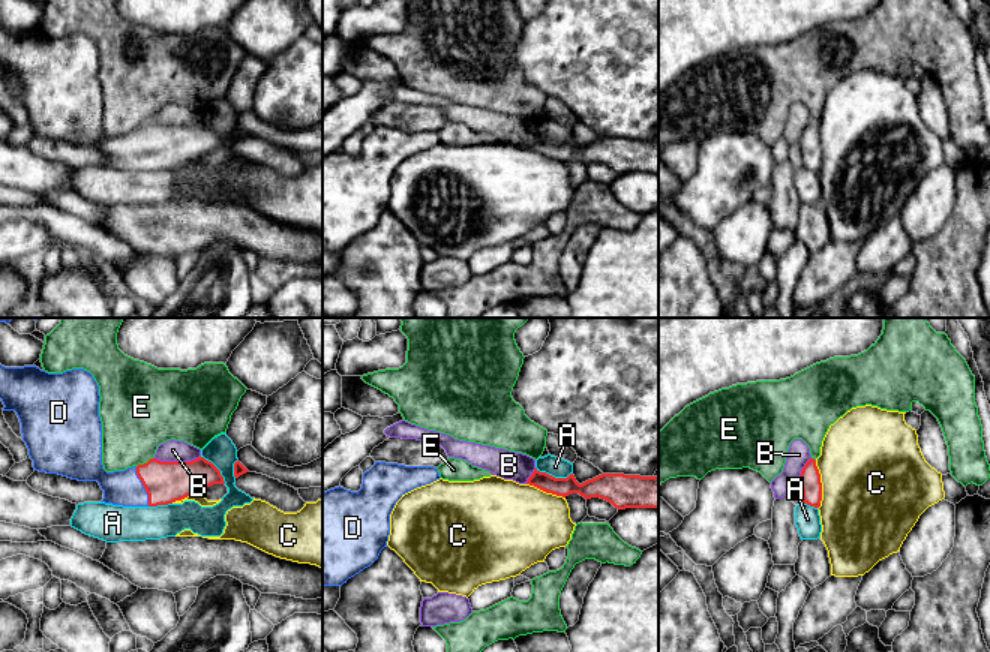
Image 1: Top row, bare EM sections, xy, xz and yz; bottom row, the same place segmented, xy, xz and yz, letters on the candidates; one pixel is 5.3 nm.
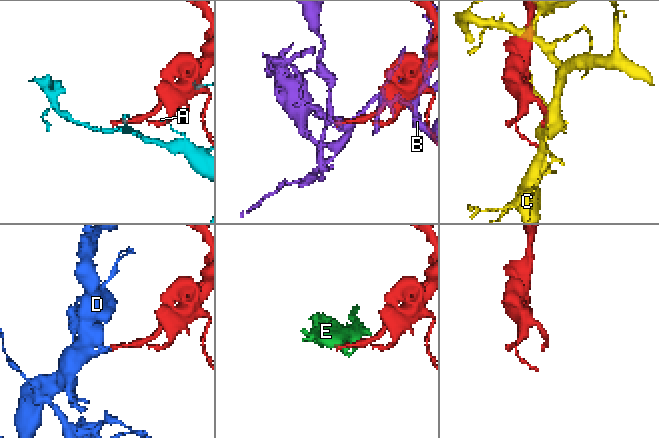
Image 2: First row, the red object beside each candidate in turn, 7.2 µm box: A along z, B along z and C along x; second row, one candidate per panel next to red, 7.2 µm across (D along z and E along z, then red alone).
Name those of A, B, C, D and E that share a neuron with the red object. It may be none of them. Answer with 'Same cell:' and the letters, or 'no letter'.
Same cell: D

